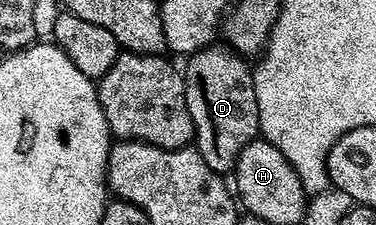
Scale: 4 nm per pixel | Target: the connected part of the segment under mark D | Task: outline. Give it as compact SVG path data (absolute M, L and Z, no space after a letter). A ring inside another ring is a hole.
M210 44L192 54L183 66L187 110L194 123L193 141L197 154L222 175L232 174L247 143L258 140L259 103L255 99L255 83L250 62L224 44Z

